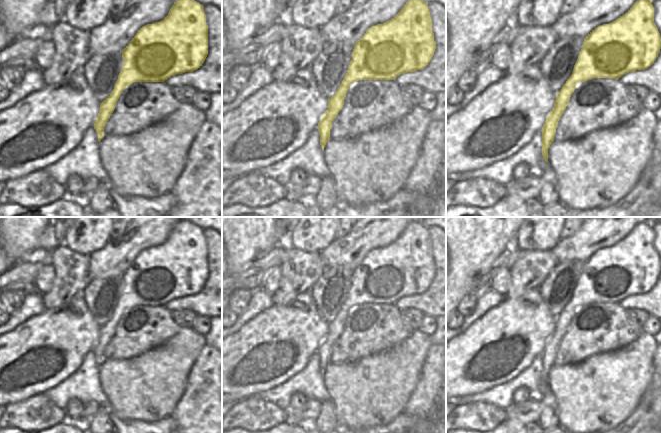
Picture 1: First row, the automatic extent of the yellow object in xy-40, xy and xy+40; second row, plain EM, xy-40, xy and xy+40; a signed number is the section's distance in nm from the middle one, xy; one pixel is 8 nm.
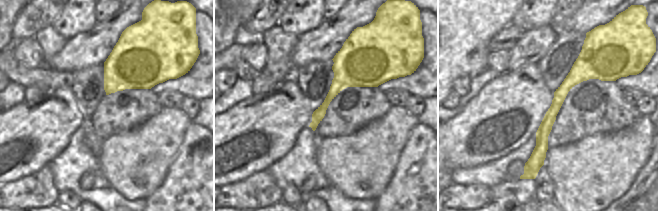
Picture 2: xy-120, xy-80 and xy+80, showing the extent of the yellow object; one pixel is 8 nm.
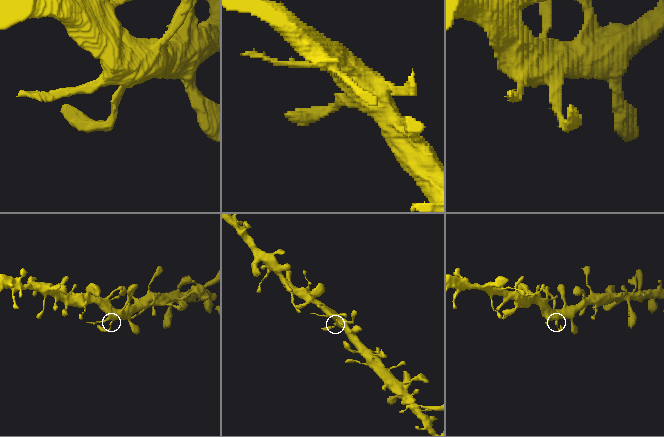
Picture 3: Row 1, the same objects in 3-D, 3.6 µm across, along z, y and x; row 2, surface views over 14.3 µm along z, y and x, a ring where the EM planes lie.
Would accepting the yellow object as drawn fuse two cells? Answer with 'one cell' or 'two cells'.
one cell

